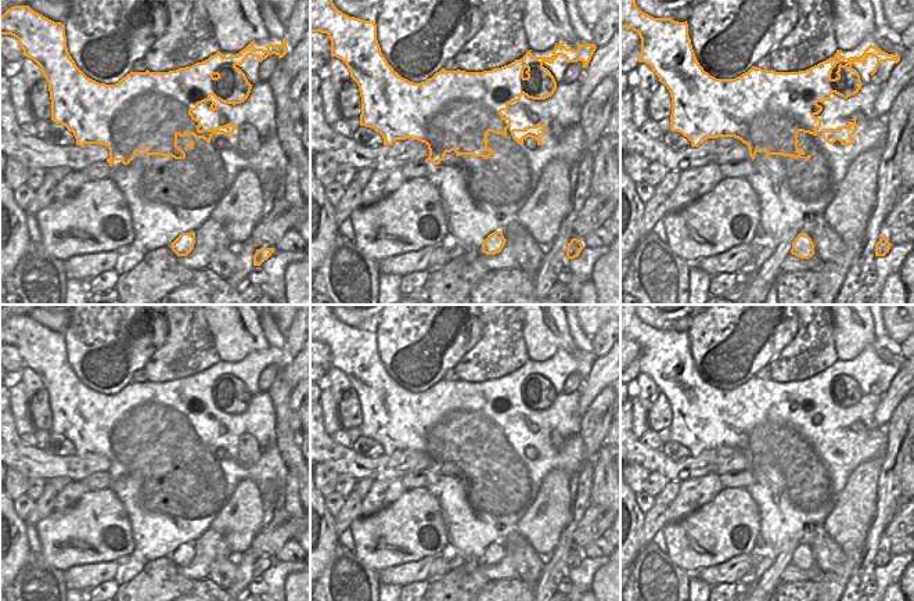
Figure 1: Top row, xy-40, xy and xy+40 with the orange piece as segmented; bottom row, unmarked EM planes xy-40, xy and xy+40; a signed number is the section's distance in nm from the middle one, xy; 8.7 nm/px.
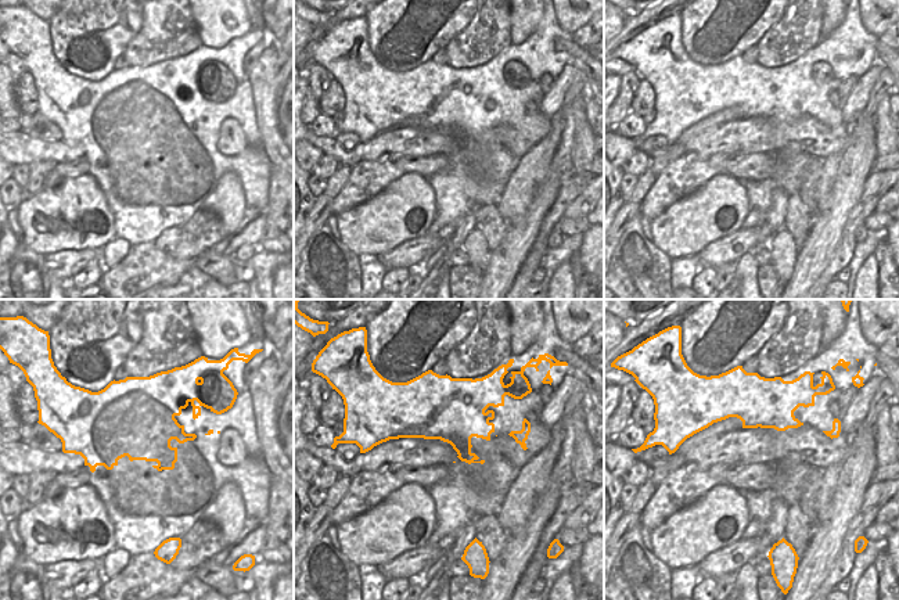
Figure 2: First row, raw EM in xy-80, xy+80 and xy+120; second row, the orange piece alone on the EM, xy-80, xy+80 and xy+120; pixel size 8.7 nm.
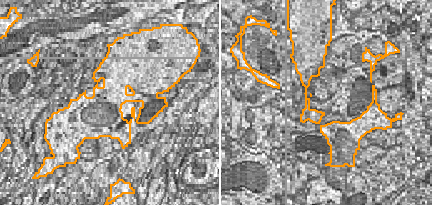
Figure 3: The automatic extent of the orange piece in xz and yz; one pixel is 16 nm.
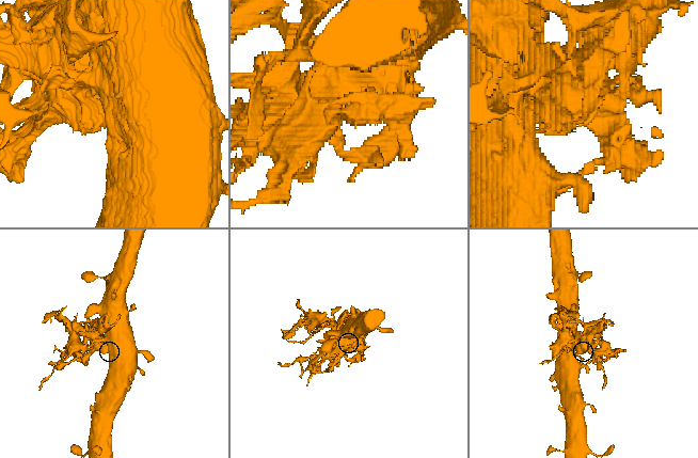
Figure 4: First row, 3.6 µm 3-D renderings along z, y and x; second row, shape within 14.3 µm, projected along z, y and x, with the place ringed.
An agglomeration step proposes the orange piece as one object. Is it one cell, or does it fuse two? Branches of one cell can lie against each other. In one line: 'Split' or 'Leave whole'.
Split.

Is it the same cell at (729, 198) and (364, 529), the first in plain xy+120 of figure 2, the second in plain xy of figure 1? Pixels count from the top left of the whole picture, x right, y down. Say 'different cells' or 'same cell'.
same cell

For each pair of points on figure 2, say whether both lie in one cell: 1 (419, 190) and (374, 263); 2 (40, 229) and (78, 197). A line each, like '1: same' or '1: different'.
1: different
2: same

